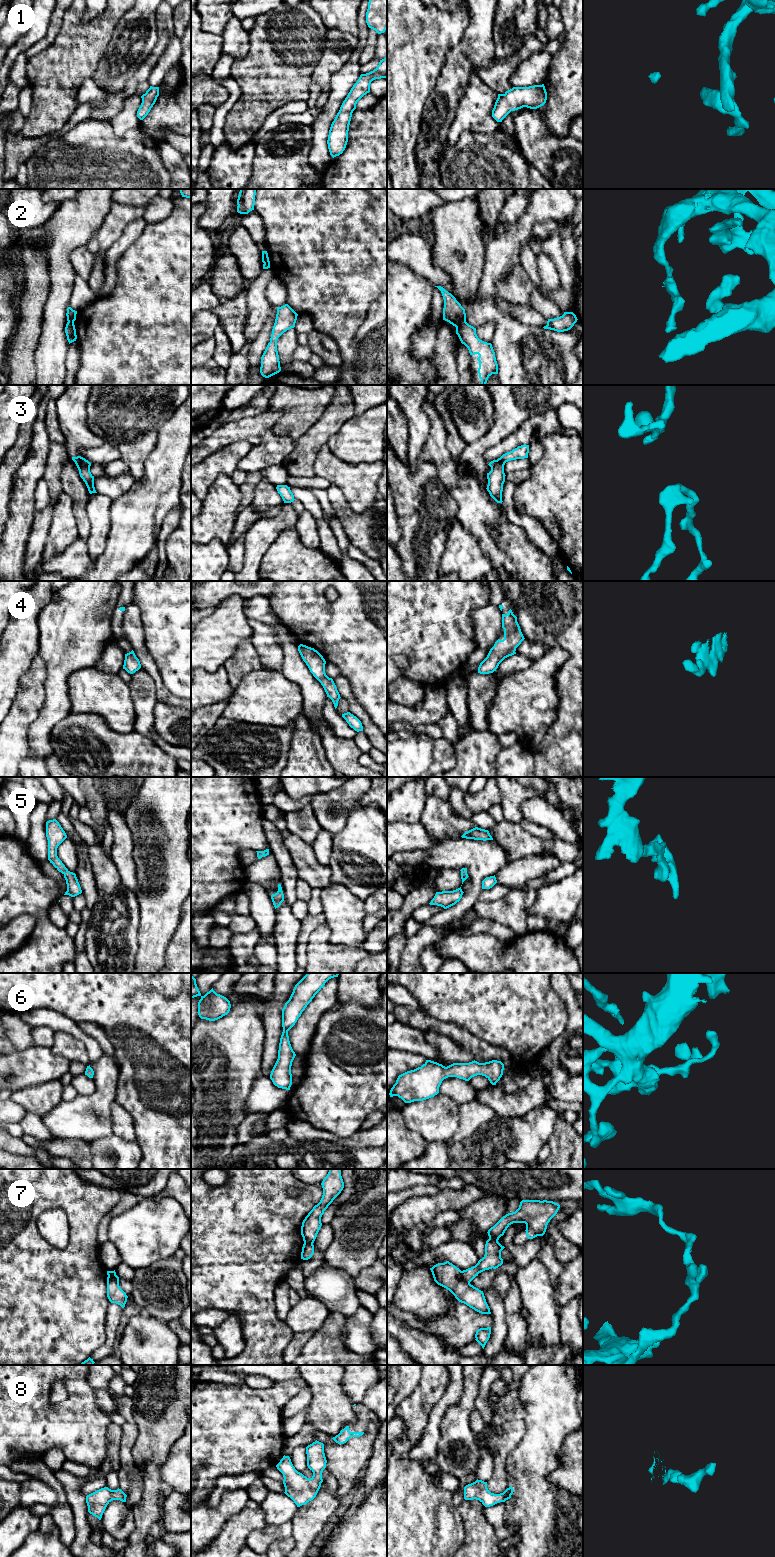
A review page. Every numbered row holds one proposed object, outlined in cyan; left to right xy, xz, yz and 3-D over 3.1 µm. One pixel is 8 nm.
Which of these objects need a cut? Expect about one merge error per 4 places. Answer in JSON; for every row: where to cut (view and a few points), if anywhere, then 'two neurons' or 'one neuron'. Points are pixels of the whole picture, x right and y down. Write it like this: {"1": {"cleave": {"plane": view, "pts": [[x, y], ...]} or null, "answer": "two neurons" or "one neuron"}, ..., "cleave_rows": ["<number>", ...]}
{"1": {"cleave": null, "answer": "one neuron"}, "2": {"cleave": {"plane": "yz", "pts": [[465, 320], [455, 326]]}, "answer": "two neurons"}, "3": {"cleave": null, "answer": "one neuron"}, "4": {"cleave": null, "answer": "one neuron"}, "5": {"cleave": null, "answer": "one neuron"}, "6": {"cleave": null, "answer": "one neuron"}, "7": {"cleave": {"plane": "yz", "pts": [[461, 1271], [461, 1276], [469, 1283]]}, "answer": "two neurons"}, "8": {"cleave": null, "answer": "one neuron"}, "cleave_rows": ["2", "7"]}

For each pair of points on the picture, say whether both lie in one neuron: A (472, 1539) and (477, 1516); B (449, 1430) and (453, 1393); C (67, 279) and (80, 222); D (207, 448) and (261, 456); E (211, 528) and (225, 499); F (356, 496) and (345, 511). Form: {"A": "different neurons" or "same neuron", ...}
{"A": "same neuron", "B": "different neurons", "C": "same neuron", "D": "different neurons", "E": "same neuron", "F": "different neurons"}

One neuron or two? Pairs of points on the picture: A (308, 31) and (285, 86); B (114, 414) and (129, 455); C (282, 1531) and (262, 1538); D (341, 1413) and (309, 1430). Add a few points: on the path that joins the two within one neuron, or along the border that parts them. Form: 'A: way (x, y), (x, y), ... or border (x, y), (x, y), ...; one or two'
A: way (295, 45), (286, 55), (285, 72); one
B: way (124, 424), (128, 428), (129, 445); one
C: way (277, 1532), (267, 1535); one
D: border (306, 1421), (310, 1422), (318, 1430); two

